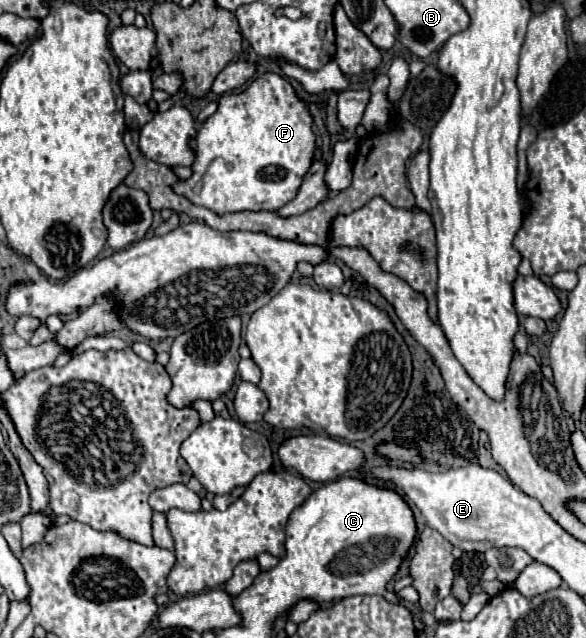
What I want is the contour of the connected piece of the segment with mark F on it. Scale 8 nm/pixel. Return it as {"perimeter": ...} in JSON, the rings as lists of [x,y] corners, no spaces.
{"perimeter":[[[261,74],[245,92],[221,96],[217,112],[199,124],[197,134],[189,140],[195,154],[195,162],[191,164],[193,174],[187,180],[177,180],[177,184],[173,184],[173,192],[189,198],[195,206],[213,210],[219,216],[243,210],[279,210],[295,198],[301,180],[313,162],[315,134],[311,126],[313,120],[307,104],[297,98],[291,84],[279,74]]]}

